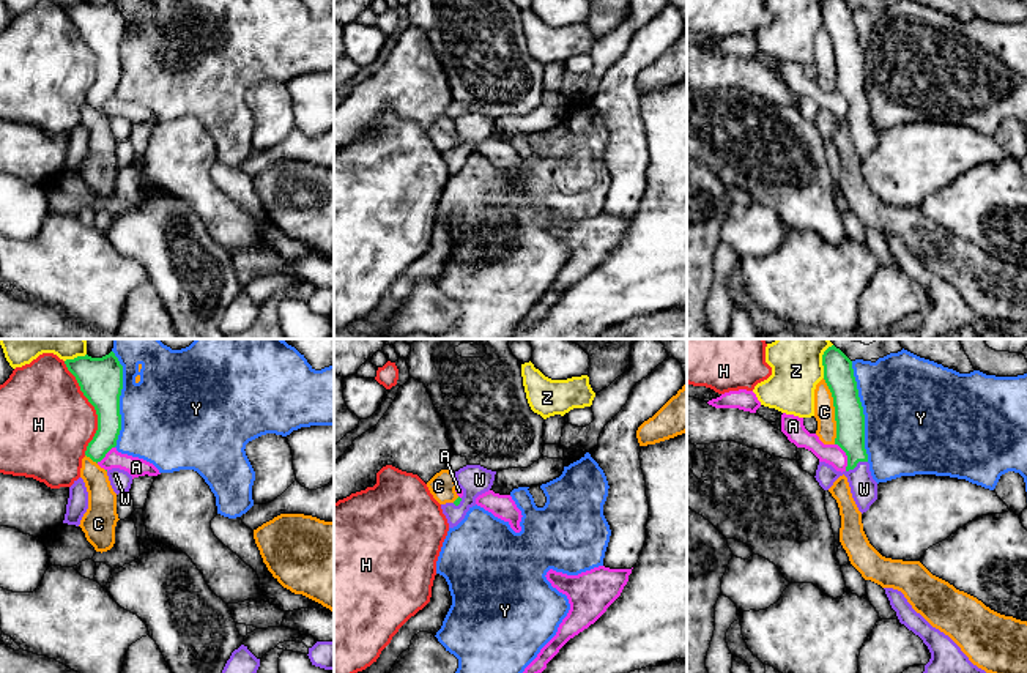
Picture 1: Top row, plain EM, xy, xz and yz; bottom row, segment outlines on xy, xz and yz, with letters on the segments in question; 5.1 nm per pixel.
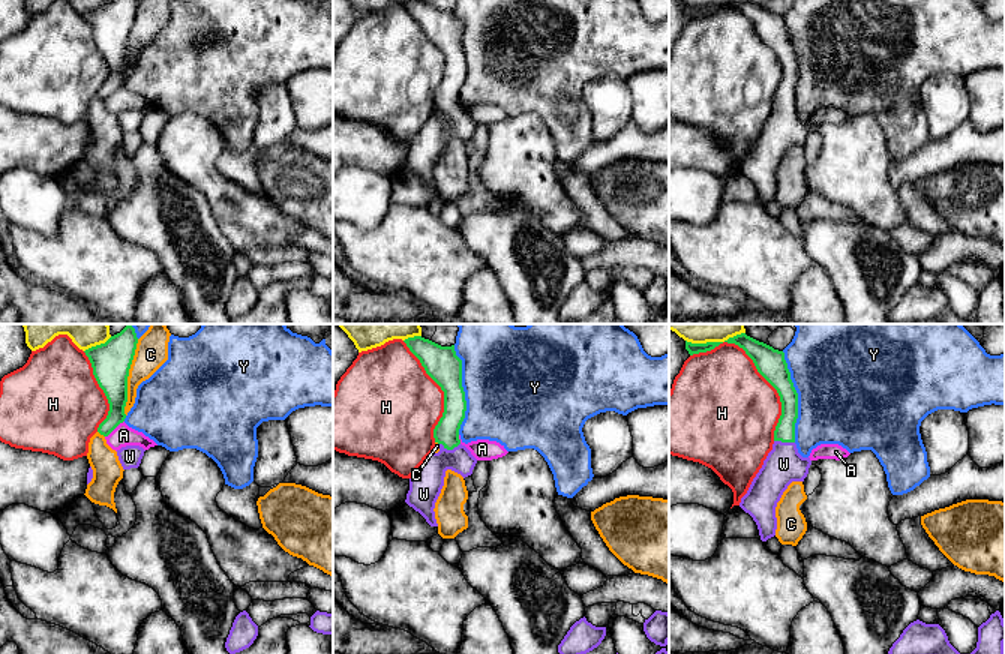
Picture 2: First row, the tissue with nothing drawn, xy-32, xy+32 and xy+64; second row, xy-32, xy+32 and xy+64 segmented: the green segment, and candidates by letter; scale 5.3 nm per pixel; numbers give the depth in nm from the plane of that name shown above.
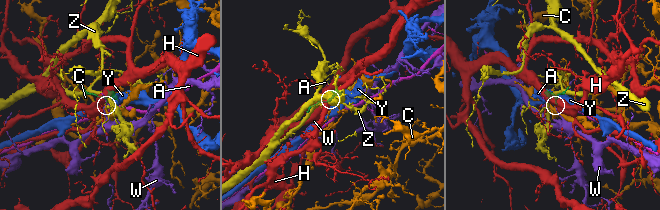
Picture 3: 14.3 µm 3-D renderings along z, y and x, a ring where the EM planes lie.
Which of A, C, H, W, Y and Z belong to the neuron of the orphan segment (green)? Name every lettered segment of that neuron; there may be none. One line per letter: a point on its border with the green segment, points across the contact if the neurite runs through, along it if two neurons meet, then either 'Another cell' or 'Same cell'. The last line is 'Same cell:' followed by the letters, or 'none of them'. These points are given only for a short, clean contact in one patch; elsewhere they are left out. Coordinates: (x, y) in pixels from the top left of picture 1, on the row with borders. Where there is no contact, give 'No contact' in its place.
A: Touches green at yz (848, 457). Boundary: yz (835, 443), (846, 456), (846, 470). Another cell
C: Touches green at yz (835, 412). Another cell
H: Touches green at xy (95, 409). Another cell
W: Touches green at yz (856, 465). Path across: yz (849, 418), (856, 465), (863, 489). Same cell
Y: Touches green at yz (862, 412). Another cell
Z: Touches green at yz (823, 361). Another cell
Same cell: W

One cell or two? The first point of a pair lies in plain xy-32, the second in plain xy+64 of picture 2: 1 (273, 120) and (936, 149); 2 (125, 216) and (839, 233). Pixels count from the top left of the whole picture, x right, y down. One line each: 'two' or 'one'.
1: two
2: one

